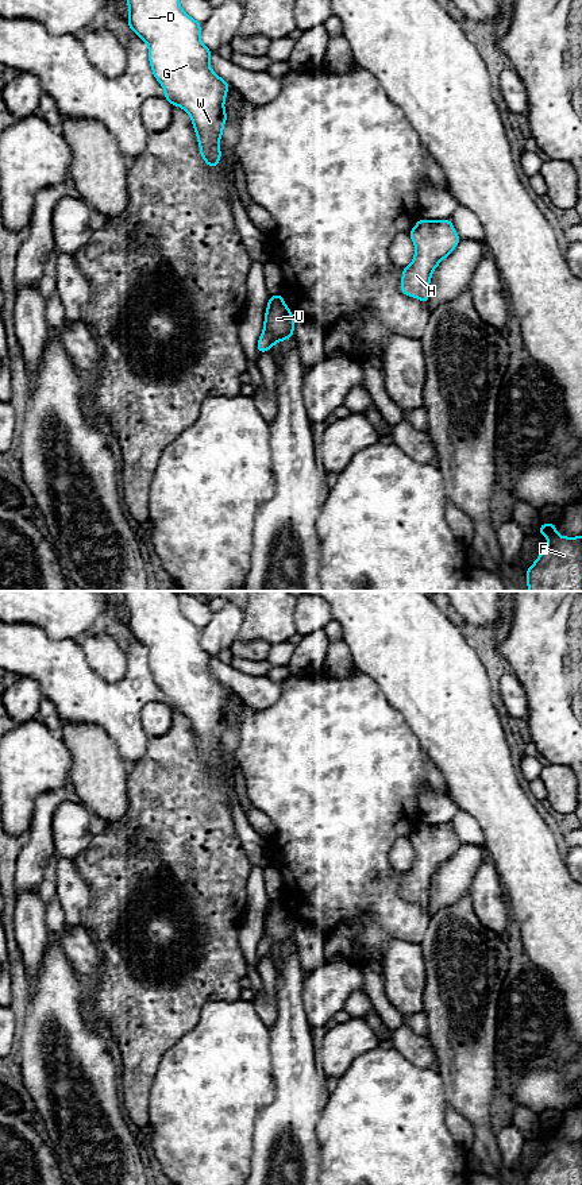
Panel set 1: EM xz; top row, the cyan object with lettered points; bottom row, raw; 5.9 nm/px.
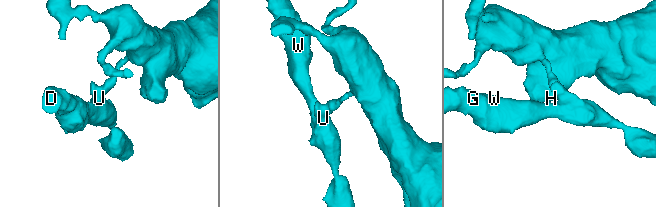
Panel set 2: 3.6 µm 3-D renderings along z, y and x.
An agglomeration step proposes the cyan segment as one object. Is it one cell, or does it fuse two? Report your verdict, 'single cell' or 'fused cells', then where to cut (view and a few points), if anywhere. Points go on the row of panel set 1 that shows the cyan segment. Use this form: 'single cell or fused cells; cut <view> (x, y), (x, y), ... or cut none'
fused cells; cut xz (263, 328), (269, 332), (272, 344)

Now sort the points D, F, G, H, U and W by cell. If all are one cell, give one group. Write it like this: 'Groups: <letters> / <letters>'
Groups: D G U W / F H

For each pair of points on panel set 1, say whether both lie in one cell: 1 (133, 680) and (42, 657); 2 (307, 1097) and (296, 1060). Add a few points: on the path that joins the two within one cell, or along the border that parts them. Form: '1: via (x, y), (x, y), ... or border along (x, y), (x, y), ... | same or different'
1: via (110, 690), (78, 690), (65, 676) | same
2: via (299, 1088), (296, 1069) | same

